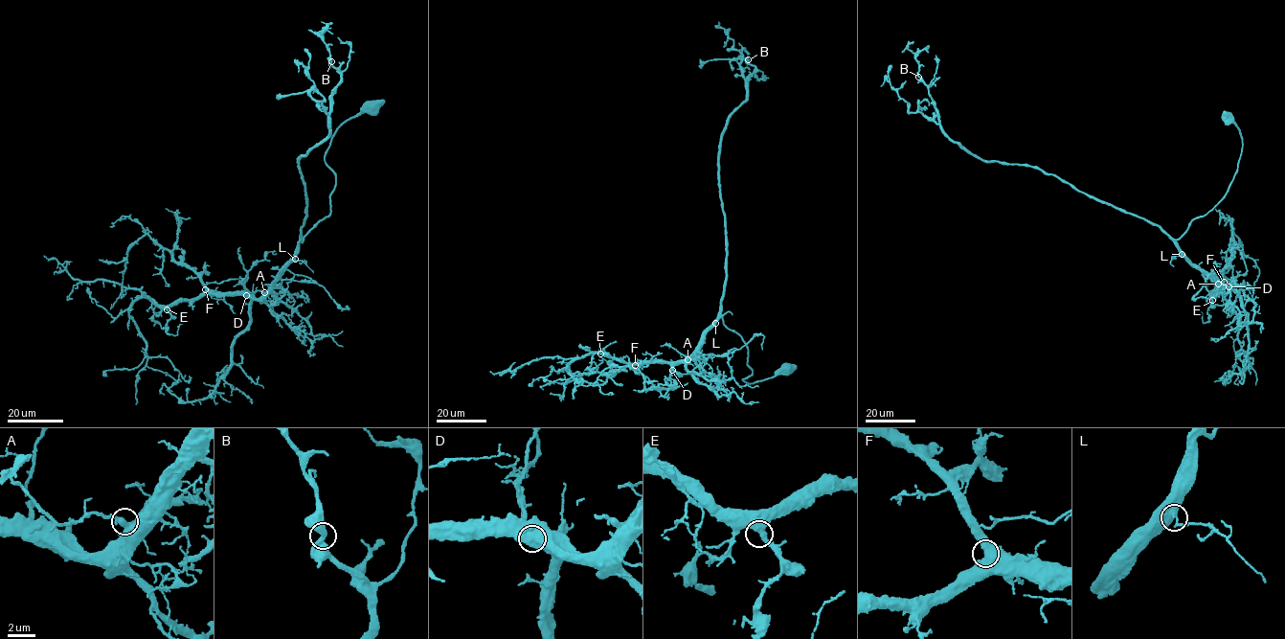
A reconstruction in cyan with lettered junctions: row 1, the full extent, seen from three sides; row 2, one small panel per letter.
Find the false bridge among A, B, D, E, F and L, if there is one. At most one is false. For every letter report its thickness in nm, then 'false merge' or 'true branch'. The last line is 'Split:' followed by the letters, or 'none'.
A: calibre 320 nm; true branch
B: calibre 380 nm; true branch
D: calibre 440 nm; true branch
E: calibre 480 nm; true branch
F: calibre 600 nm; true branch
L: calibre 550 nm; true branch
Split: none

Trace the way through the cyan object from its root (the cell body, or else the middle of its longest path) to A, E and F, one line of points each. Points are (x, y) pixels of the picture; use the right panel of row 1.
A: (1227, 119), (1238, 127), (1242, 141), (1237, 172), (1226, 194), (1173, 239), (1191, 263), (1218, 284)
E: (1227, 119), (1242, 141), (1237, 172), (1226, 194), (1173, 239), (1219, 290), (1222, 285), (1212, 300)
F: (1227, 119), (1238, 127), (1242, 141), (1237, 172), (1226, 194), (1173, 239), (1178, 249), (1219, 290), (1224, 282)

